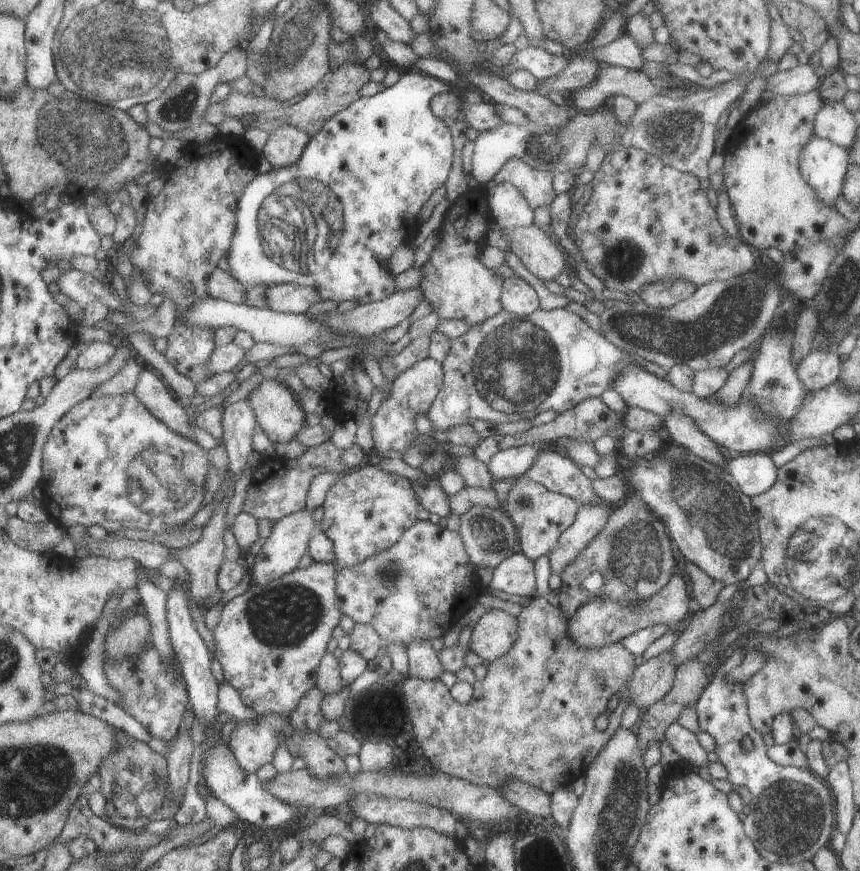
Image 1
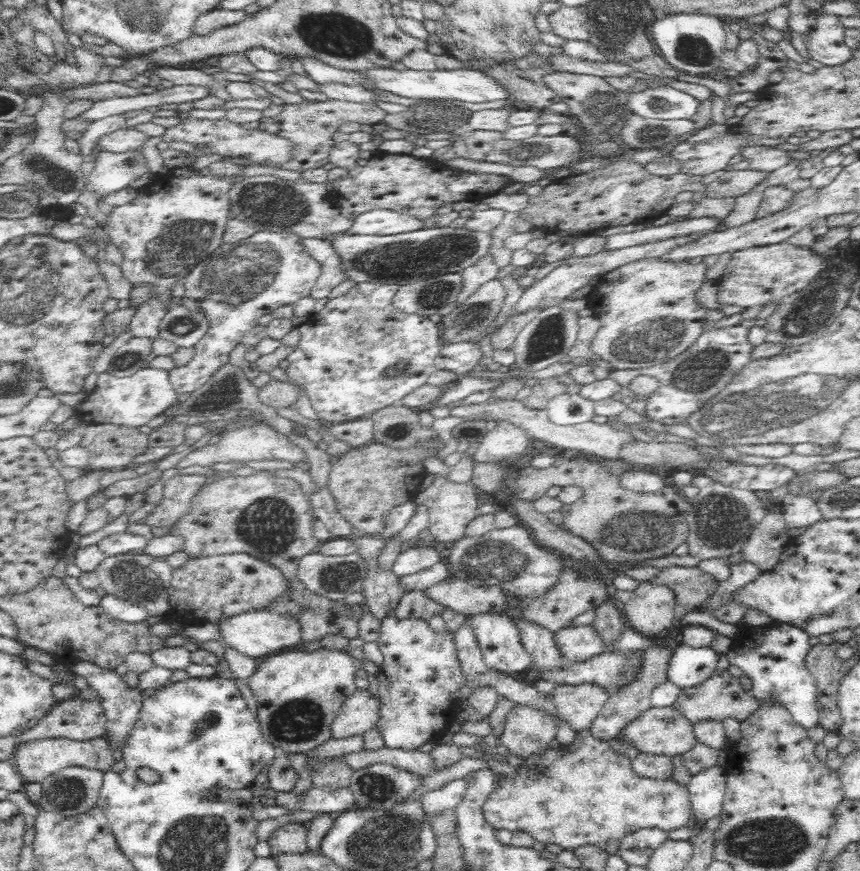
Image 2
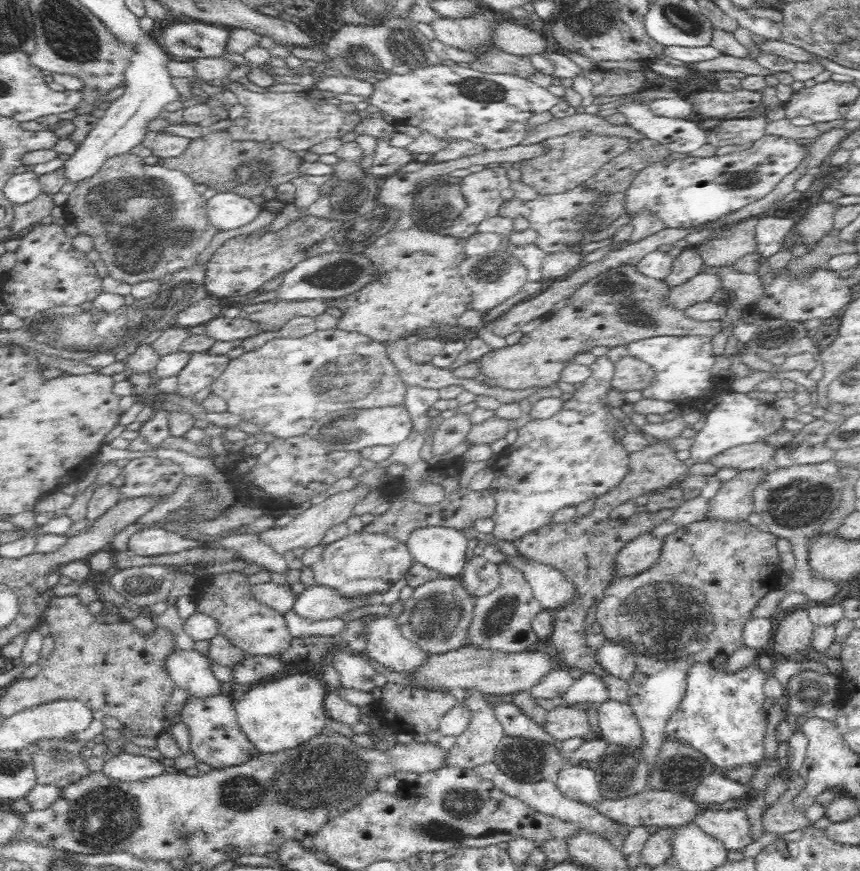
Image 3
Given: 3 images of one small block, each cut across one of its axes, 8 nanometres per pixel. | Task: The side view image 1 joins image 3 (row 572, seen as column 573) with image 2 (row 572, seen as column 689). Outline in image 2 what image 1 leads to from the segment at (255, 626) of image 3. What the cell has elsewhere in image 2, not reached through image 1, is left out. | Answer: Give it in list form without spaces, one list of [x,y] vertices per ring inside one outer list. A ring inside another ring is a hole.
[[[240,552],[238,554],[220,554],[214,556],[193,557],[188,559],[181,567],[173,569],[171,585],[168,589],[169,608],[190,614],[190,618],[208,620],[217,624],[218,620],[232,618],[242,612],[257,611],[267,608],[270,604],[276,603],[280,596],[286,594],[289,582],[281,570],[252,556]]]

